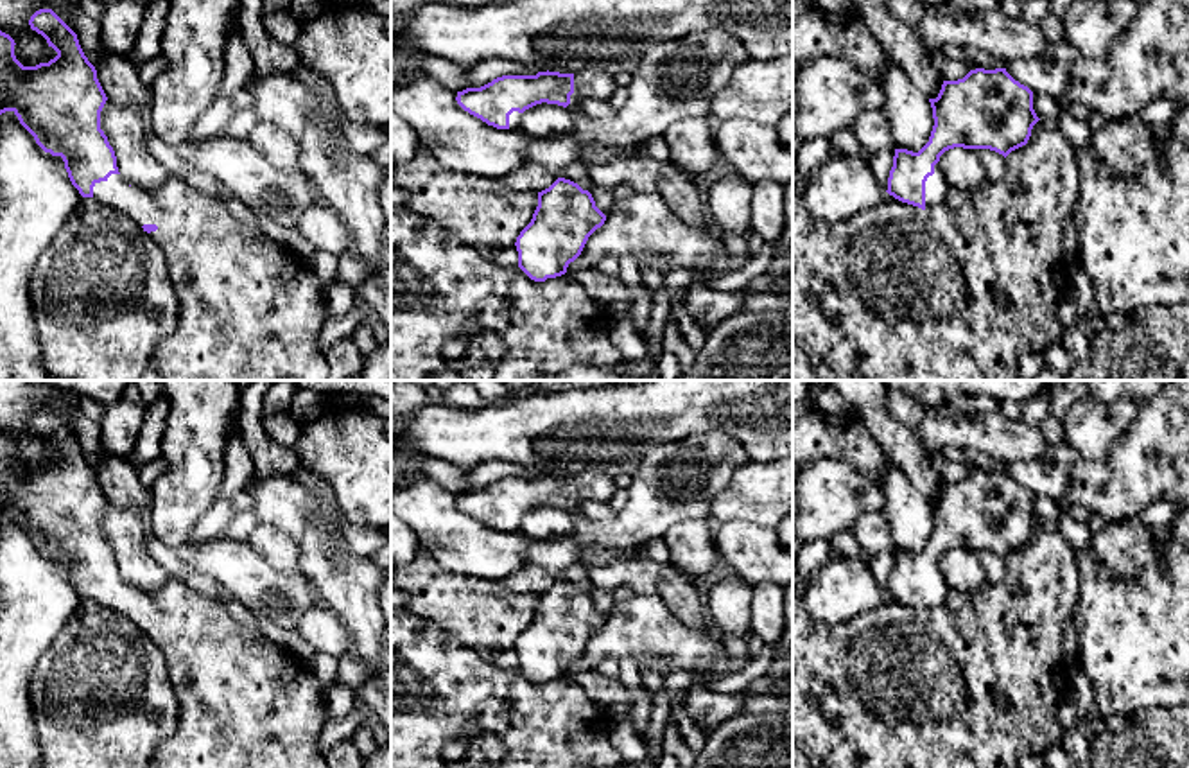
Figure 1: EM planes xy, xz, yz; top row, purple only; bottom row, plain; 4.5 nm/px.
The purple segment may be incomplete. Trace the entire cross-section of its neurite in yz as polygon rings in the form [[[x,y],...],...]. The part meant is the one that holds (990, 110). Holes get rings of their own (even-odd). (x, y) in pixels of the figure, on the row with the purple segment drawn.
[[[976,68],[963,79],[943,81],[938,97],[929,102],[934,118],[929,142],[918,153],[895,149],[886,190],[922,210],[942,203],[949,190],[938,165],[945,151],[990,149],[1006,158],[1028,144],[1040,120],[1033,92],[1006,68]]]

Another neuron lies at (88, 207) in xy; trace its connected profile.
[[[82,197],[39,255],[29,282],[48,379],[140,380],[158,343],[178,327],[178,296],[163,251],[120,210]]]

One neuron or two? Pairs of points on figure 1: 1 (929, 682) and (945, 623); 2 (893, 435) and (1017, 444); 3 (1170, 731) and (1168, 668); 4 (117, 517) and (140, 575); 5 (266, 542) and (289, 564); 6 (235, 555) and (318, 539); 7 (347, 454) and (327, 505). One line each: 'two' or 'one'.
1: one
2: two
3: two
4: one
5: one
6: two
7: two

